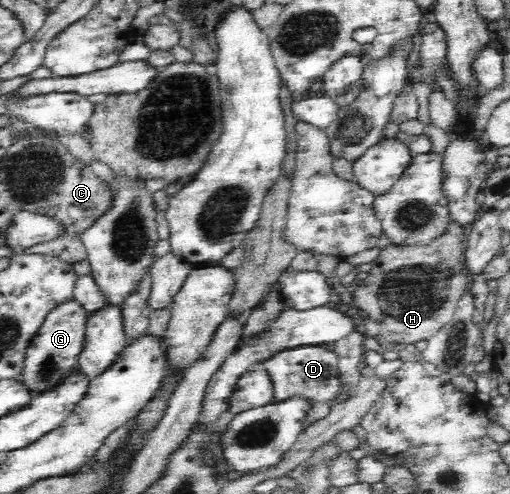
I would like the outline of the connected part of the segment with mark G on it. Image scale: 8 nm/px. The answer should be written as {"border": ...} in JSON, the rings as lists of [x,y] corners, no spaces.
{"border":[[[75,299],[64,303],[47,317],[38,335],[26,347],[22,371],[18,376],[33,399],[51,394],[75,370],[80,352],[84,351],[86,324],[86,312]]]}

